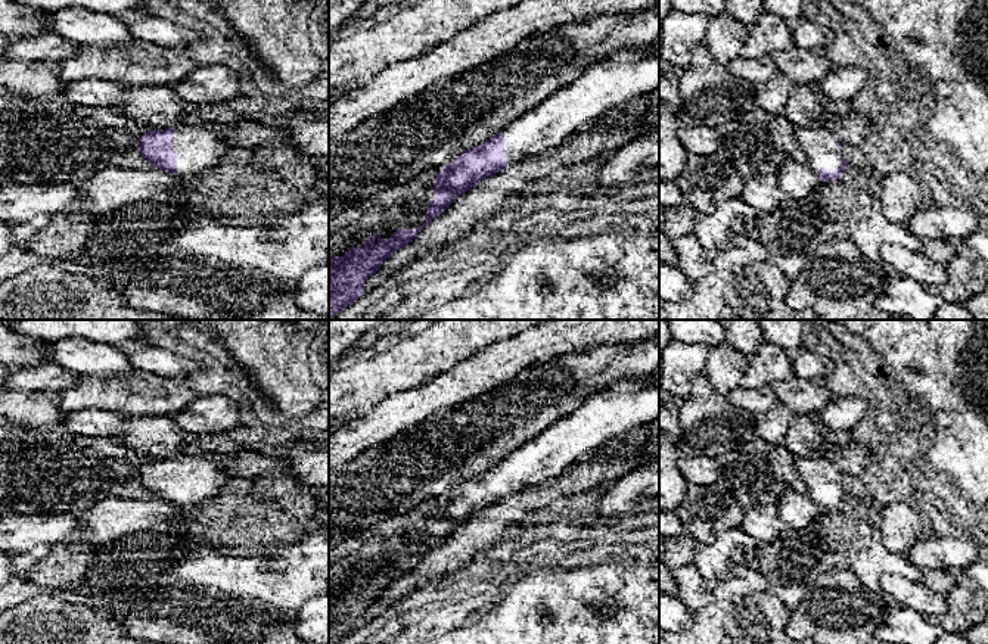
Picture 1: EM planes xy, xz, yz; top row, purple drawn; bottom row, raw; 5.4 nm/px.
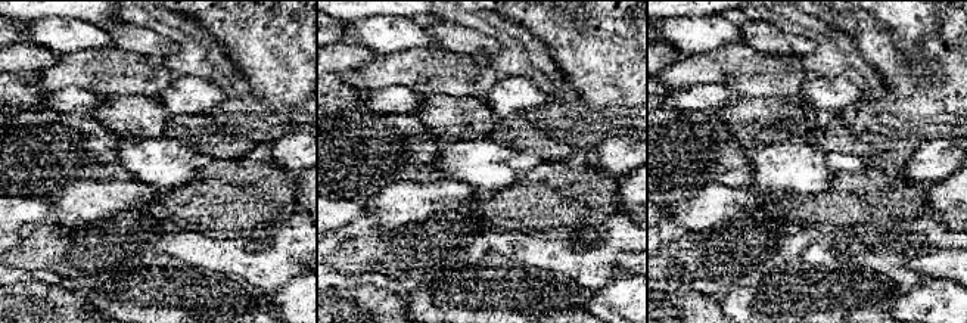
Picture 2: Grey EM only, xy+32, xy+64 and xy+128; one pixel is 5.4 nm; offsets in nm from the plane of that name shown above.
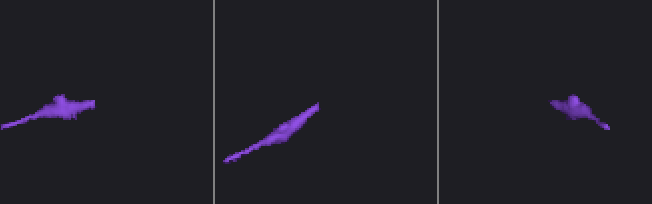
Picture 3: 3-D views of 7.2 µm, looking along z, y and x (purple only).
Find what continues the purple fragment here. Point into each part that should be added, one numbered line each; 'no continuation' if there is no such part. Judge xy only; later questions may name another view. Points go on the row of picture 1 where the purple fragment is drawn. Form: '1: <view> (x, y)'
1: xy (196, 149)

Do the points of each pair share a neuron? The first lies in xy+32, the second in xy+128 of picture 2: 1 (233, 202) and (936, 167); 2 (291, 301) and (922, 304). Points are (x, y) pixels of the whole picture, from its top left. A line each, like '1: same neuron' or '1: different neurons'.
1: different neurons
2: same neuron

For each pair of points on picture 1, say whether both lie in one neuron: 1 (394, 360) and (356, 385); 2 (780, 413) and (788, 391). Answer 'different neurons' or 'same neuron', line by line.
1: same neuron
2: different neurons

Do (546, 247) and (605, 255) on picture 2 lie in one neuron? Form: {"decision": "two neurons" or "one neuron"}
{"decision": "one neuron"}

